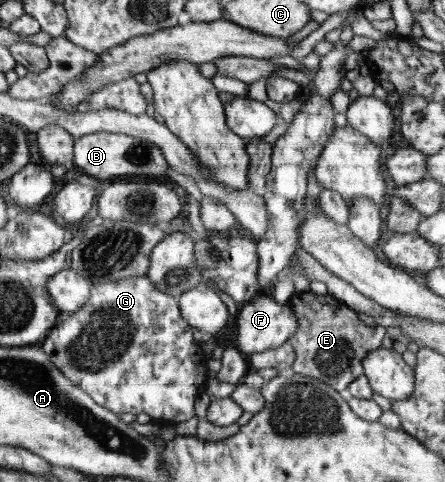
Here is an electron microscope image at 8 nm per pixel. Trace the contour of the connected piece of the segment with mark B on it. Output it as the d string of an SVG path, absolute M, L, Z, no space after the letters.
M105 131L79 137L74 146L74 161L77 173L82 173L82 177L98 177L98 179L120 175L135 177L164 175L170 166L162 149L150 143L148 139Z

